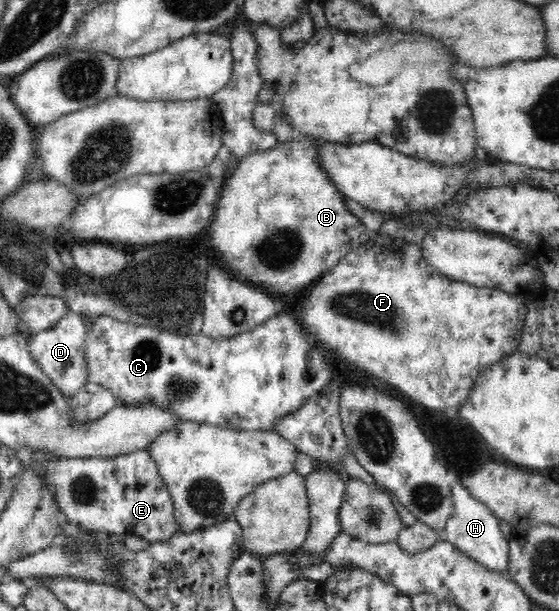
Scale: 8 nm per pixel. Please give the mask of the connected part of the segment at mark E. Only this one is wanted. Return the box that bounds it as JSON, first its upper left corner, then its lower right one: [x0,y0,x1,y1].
[41,450,178,543]

